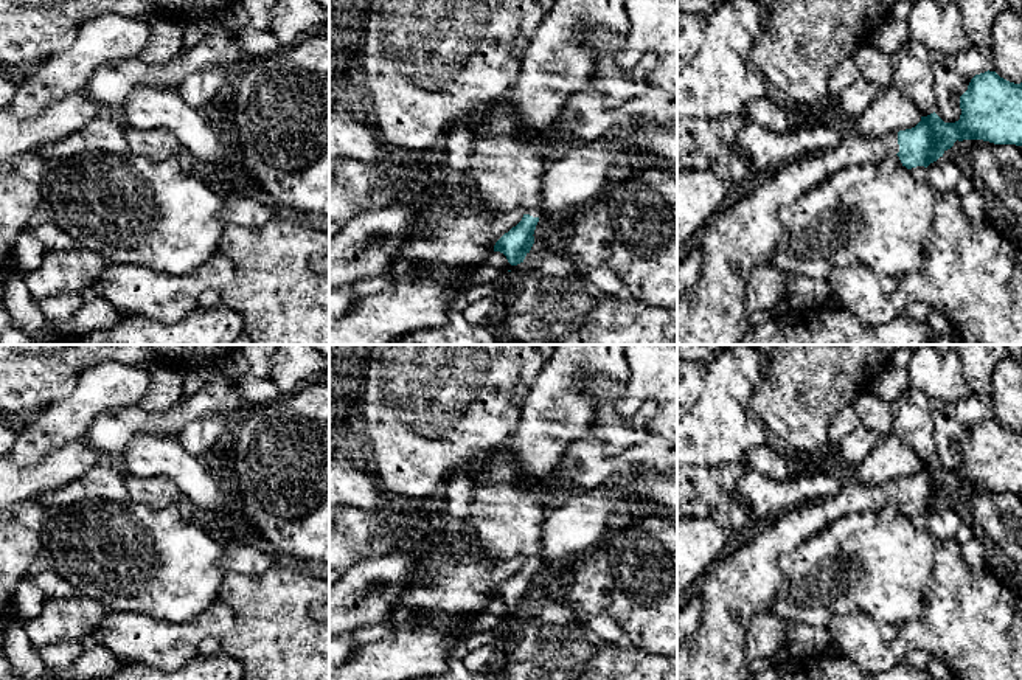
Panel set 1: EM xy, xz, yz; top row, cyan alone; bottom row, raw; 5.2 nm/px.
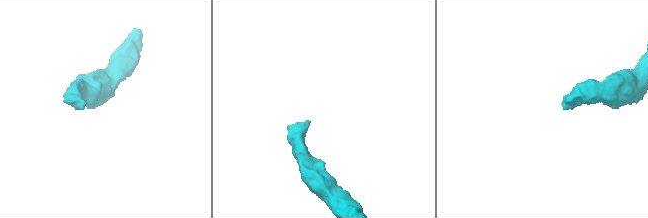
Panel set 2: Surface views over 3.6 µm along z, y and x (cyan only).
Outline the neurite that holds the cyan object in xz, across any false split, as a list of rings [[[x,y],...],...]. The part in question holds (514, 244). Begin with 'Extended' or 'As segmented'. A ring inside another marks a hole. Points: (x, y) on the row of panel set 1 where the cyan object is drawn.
Extended. [[[505,99],[492,102],[468,127],[477,137],[469,169],[475,174],[483,203],[495,213],[523,211],[522,220],[494,245],[494,252],[517,265],[534,244],[542,214],[548,146],[523,132],[520,118]]]

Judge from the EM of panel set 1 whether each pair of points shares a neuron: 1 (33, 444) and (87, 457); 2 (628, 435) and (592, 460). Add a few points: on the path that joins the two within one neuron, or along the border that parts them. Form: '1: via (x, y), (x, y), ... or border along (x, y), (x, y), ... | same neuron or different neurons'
1: border along (81, 437), (24, 469) | different neurons
2: border along (590, 426), (611, 455), (639, 443) | different neurons

